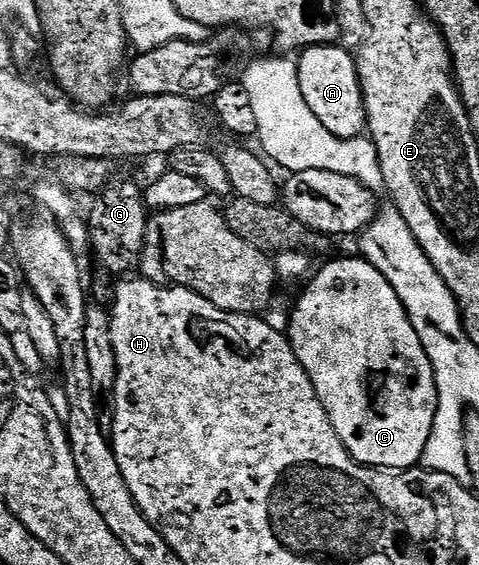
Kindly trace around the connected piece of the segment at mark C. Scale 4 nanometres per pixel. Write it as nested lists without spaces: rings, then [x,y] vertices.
[[[362,258],[331,260],[319,273],[317,272],[306,281],[307,289],[300,294],[299,301],[295,304],[295,312],[293,308],[289,316],[289,339],[292,350],[309,374],[309,382],[313,382],[313,390],[317,390],[317,398],[321,398],[321,406],[325,406],[325,414],[329,414],[329,422],[333,422],[333,430],[337,430],[337,438],[341,438],[341,442],[358,464],[384,470],[406,470],[416,467],[423,459],[423,451],[429,441],[430,431],[433,430],[434,418],[437,417],[437,378],[433,374],[433,362],[429,362],[429,354],[425,354],[425,346],[421,346],[421,338],[417,338],[417,331],[413,330],[413,323],[409,322],[409,314],[401,298],[397,298],[397,290],[389,286],[381,270],[377,270]]]

